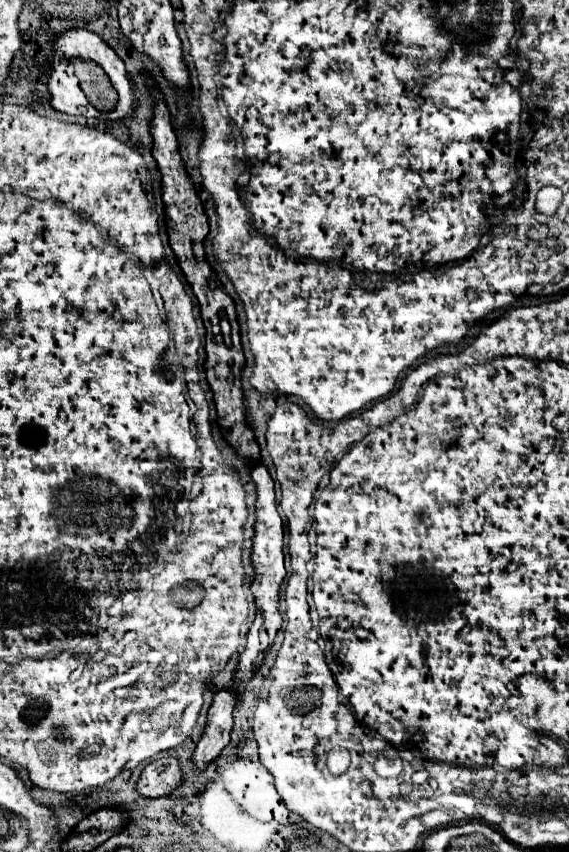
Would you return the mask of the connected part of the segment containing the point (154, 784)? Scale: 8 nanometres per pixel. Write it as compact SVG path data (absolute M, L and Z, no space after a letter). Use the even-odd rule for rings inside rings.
M160 757L152 761L138 779L138 793L144 797L170 795L182 785L182 767L176 757Z

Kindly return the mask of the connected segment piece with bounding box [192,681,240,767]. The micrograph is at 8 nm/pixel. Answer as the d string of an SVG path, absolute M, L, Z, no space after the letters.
M230 681L230 685L214 693L214 701L208 709L206 729L192 755L198 767L206 767L210 761L214 761L222 753L222 749L230 743L230 731L234 727L234 711L240 705L238 701L240 701L238 689L234 687L234 681Z

